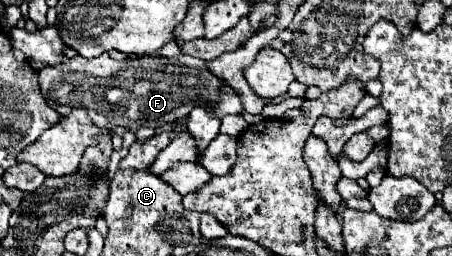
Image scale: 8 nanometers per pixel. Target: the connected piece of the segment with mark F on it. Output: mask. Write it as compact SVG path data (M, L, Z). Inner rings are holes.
M104 52L96 58L76 56L64 64L46 66L38 74L46 102L58 110L60 116L70 114L72 108L94 108L102 112L98 114L98 124L114 122L114 132L118 136L124 136L128 130L136 132L142 126L160 130L180 116L190 114L196 106L210 108L210 114L216 118L228 114L242 116L244 112L240 94L228 82L214 72L208 72L204 60L184 54L174 58L148 54L144 58L126 58L124 62L118 62Z

